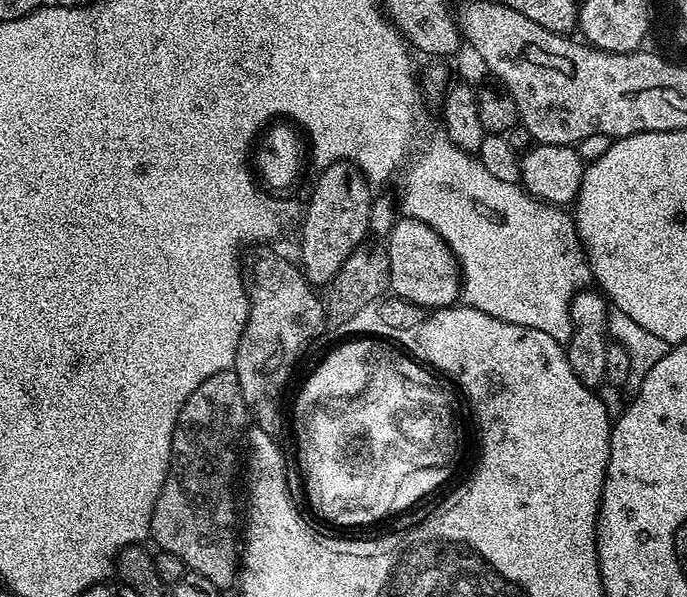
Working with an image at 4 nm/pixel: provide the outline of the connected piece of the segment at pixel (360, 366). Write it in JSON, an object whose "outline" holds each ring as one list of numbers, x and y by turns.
{"outline":[[348,340,345,342,345,344,340,344,337,346,337,348,330,349,329,352,321,358,320,365,318,365,317,368,305,378,304,385,301,386,300,393,298,393,296,396,296,405,294,405,292,408,292,428,294,431,296,431,296,456,298,459,300,459,300,472,302,475,304,475,304,492,306,495,308,495,309,506,312,507,322,519,329,520,330,523,337,524,337,526,340,528,360,528,363,526,363,524,376,524,383,518,383,516,388,516,391,514,391,512,406,511,411,504,416,504,423,498,423,496,430,495,431,492,434,491,435,488,447,478,447,464,450,463,456,456,456,444,454,441,452,441,452,404,450,401,448,401,448,396,446,393,444,393,443,386,440,385,435,378,437,379,437,377,433,375,433,373,429,371,429,369,425,367,423,363,417,362,417,364,415,364,415,362,412,361,406,353,399,352,398,349,391,348,390,345,383,344,383,342,380,340]]}

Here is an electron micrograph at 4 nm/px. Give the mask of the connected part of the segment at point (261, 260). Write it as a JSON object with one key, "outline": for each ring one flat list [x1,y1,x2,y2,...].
{"outline":[[260,256,252,264,252,273,246,276,248,294,248,321,242,330,242,338,236,347,234,370,238,374,238,386,242,386,242,398,246,398,249,413,263,432,276,434,280,428,280,395,288,384,288,375,296,364,296,359,304,352,304,347,326,324,326,304,316,297,317,289,308,283,303,271,295,263,280,256]]}

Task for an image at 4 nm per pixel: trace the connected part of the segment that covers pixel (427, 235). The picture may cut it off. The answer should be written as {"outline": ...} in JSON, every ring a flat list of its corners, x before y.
{"outline":[[397,222,386,238,390,254,390,292,406,302,423,305,428,310,447,308,458,300,458,265,448,251,446,241,430,226,415,222]]}

